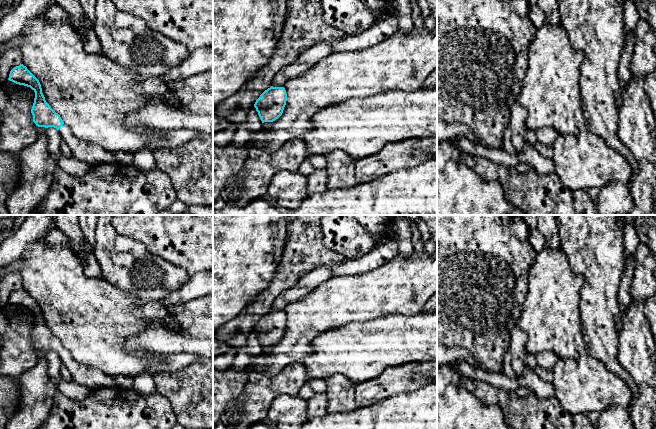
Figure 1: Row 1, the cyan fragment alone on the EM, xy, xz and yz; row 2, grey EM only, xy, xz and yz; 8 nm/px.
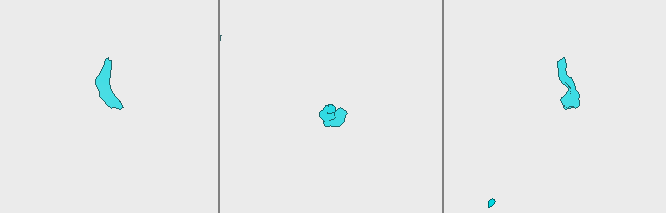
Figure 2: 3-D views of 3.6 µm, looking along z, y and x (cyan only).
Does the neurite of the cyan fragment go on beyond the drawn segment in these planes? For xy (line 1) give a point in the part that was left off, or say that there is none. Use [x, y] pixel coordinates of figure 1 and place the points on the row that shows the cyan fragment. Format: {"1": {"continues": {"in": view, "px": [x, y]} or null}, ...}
{"1": {"continues": {"in": "xy", "px": [92, 154]}}}

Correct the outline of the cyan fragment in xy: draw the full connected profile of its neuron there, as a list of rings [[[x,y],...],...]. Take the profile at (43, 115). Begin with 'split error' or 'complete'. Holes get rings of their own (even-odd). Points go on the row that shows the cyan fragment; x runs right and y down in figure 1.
split error; [[[20,64],[14,67],[10,71],[8,80],[19,85],[30,87],[35,92],[34,103],[31,109],[33,122],[38,127],[56,128],[63,138],[63,141],[68,144],[73,157],[85,162],[90,167],[102,163],[116,162],[116,153],[110,152],[97,144],[85,142],[71,131],[63,122],[60,115],[46,102],[39,80],[26,66]]]

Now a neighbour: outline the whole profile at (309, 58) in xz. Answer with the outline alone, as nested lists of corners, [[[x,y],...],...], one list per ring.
[[[325,42],[317,43],[300,54],[293,63],[279,71],[274,76],[271,86],[283,87],[287,81],[299,77],[333,53],[331,44]]]

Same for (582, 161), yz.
[[[581,126],[577,134],[558,134],[553,143],[552,160],[555,173],[564,186],[572,191],[578,189],[602,188],[609,182],[622,182],[630,178],[632,169],[628,161],[598,135],[591,132],[586,126]]]

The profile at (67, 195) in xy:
[[[113,162],[92,166],[81,177],[58,167],[47,197],[37,210],[41,215],[158,215],[175,199],[175,188],[163,171],[143,171],[134,165]]]

